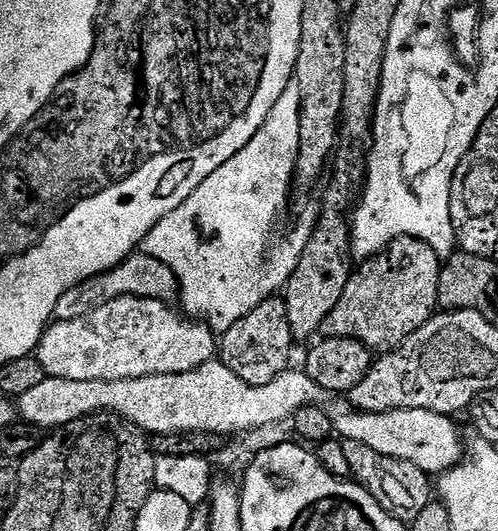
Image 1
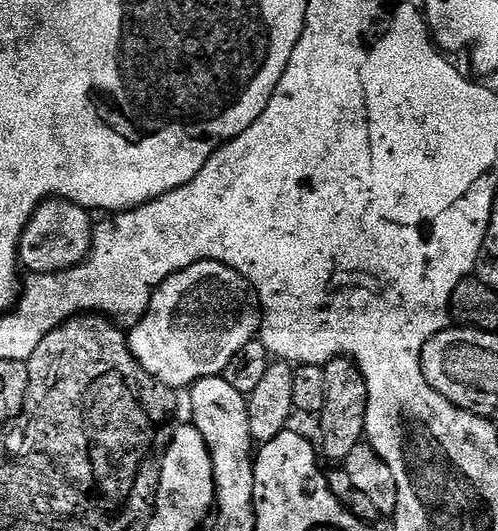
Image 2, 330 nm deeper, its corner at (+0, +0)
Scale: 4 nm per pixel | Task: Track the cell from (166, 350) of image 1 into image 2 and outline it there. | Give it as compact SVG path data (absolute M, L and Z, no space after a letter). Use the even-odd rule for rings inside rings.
M203 260L166 278L152 293L148 311L127 333L128 348L134 358L158 382L173 390L191 389L192 383L224 373L230 358L246 346L260 331L260 299L254 295L252 285L238 270L217 260Z

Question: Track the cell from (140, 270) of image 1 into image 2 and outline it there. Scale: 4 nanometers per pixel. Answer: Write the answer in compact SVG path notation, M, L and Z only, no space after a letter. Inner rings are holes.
M55 198L45 200L34 210L30 222L24 228L20 239L19 263L24 264L32 274L50 274L51 272L65 272L88 257L92 248L92 229L94 220L91 220L89 209L79 208L69 200Z

